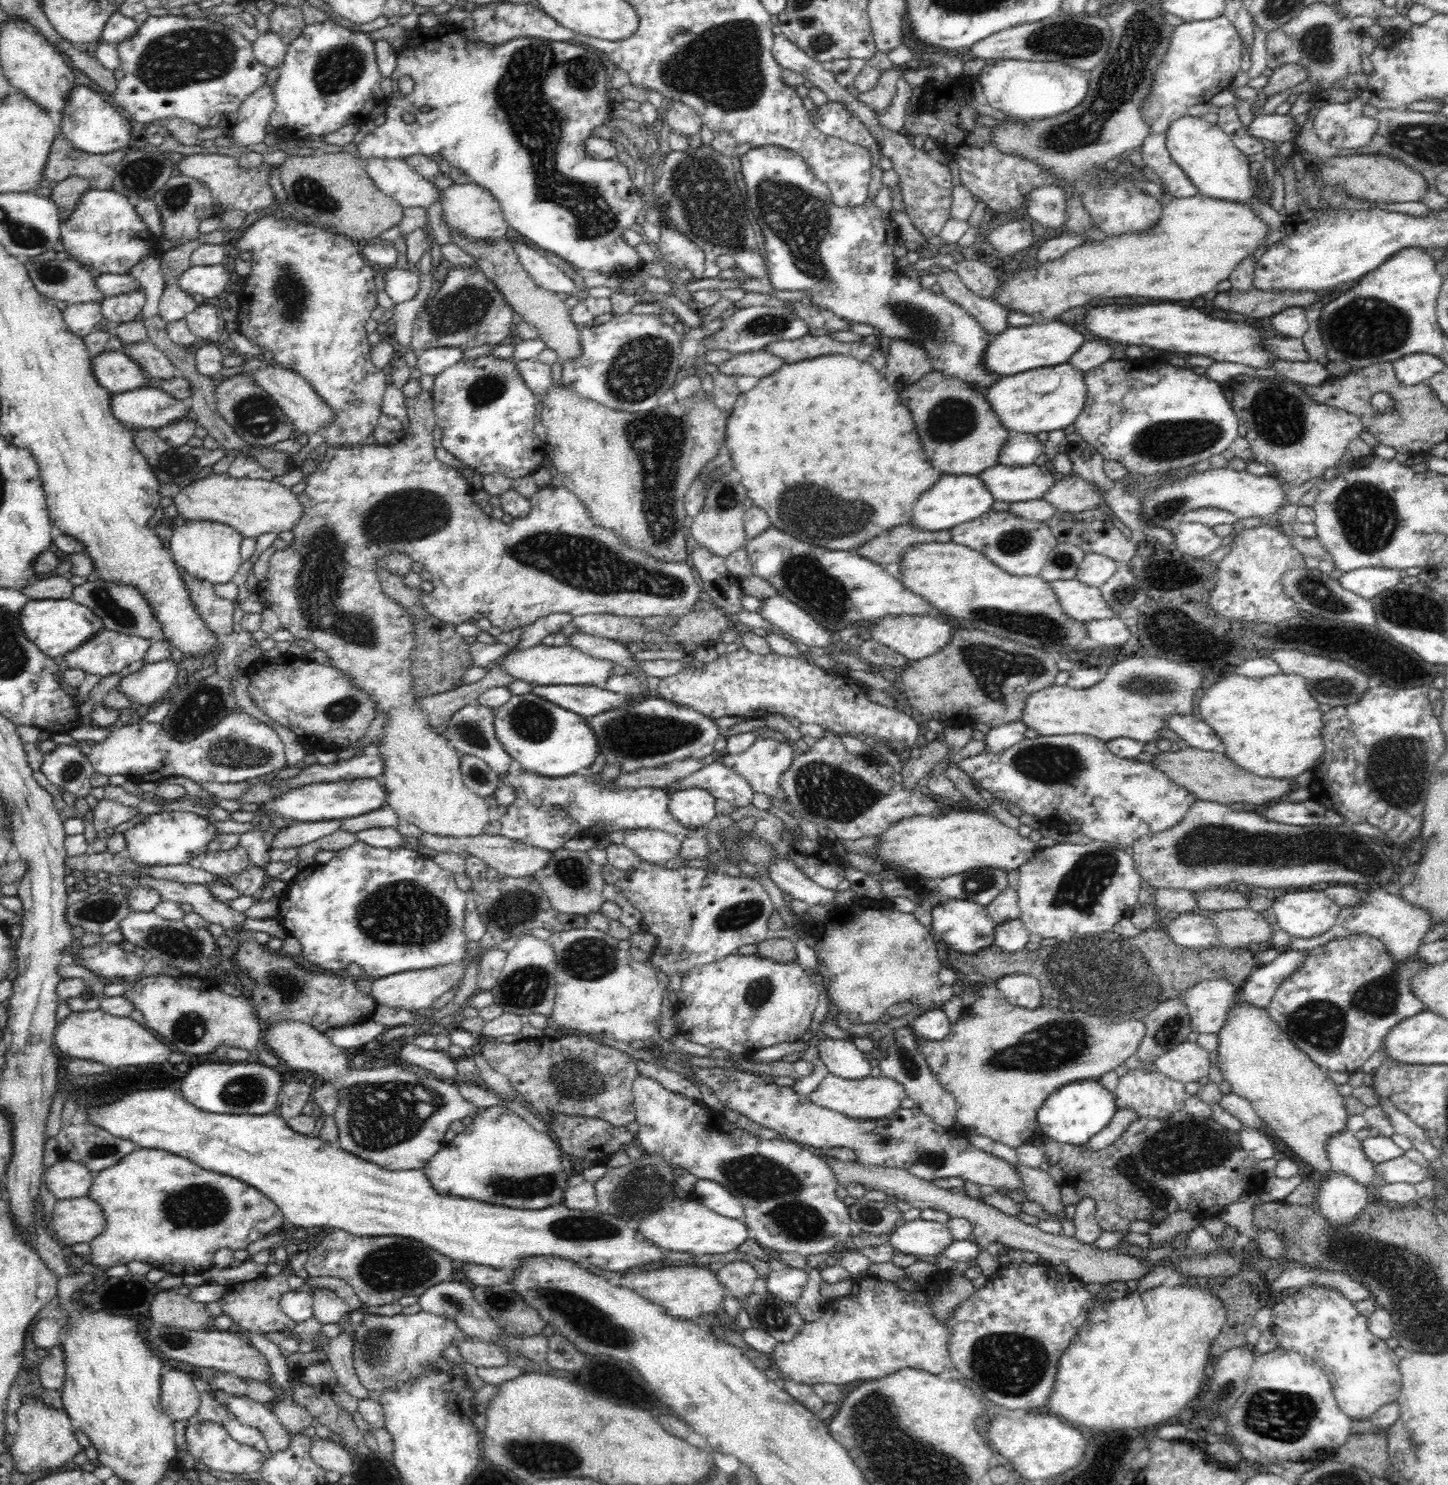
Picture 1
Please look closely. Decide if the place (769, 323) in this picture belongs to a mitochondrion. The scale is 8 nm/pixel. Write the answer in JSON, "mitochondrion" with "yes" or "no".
{"mitochondrion":"yes"}

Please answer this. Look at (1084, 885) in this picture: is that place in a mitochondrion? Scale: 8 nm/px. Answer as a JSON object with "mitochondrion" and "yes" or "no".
{"mitochondrion":"yes"}

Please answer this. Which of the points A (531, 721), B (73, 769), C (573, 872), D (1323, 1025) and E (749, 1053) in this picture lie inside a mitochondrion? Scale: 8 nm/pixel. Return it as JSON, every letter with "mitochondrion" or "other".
{"A":"mitochondrion","B":"mitochondrion","C":"mitochondrion","D":"mitochondrion","E":"other"}

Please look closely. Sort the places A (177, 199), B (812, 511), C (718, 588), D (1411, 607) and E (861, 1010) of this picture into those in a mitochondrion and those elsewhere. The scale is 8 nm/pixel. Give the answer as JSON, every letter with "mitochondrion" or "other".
{"A":"mitochondrion","B":"mitochondrion","C":"other","D":"mitochondrion","E":"other"}

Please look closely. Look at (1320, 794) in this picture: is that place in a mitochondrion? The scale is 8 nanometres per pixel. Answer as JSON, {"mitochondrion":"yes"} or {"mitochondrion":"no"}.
{"mitochondrion":"no"}

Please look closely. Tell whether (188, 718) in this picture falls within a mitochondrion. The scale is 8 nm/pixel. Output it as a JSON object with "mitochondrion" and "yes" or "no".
{"mitochondrion":"yes"}

